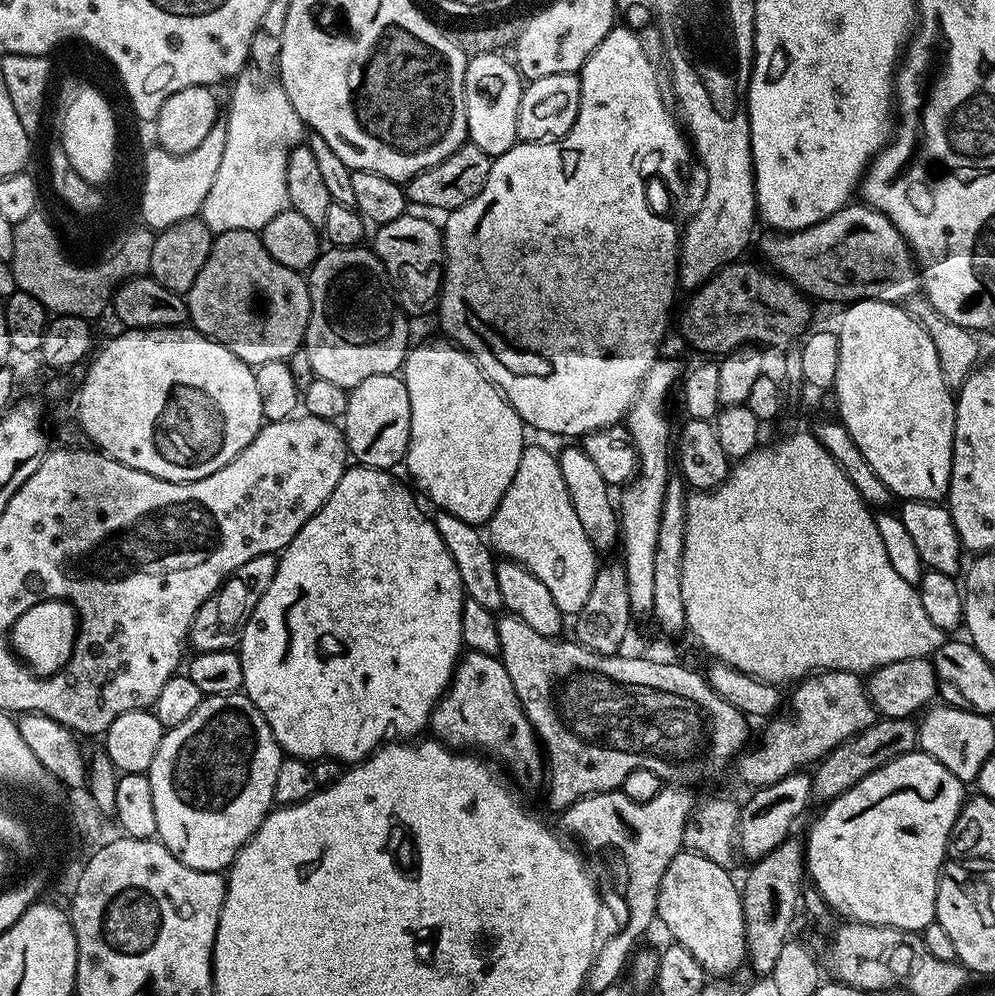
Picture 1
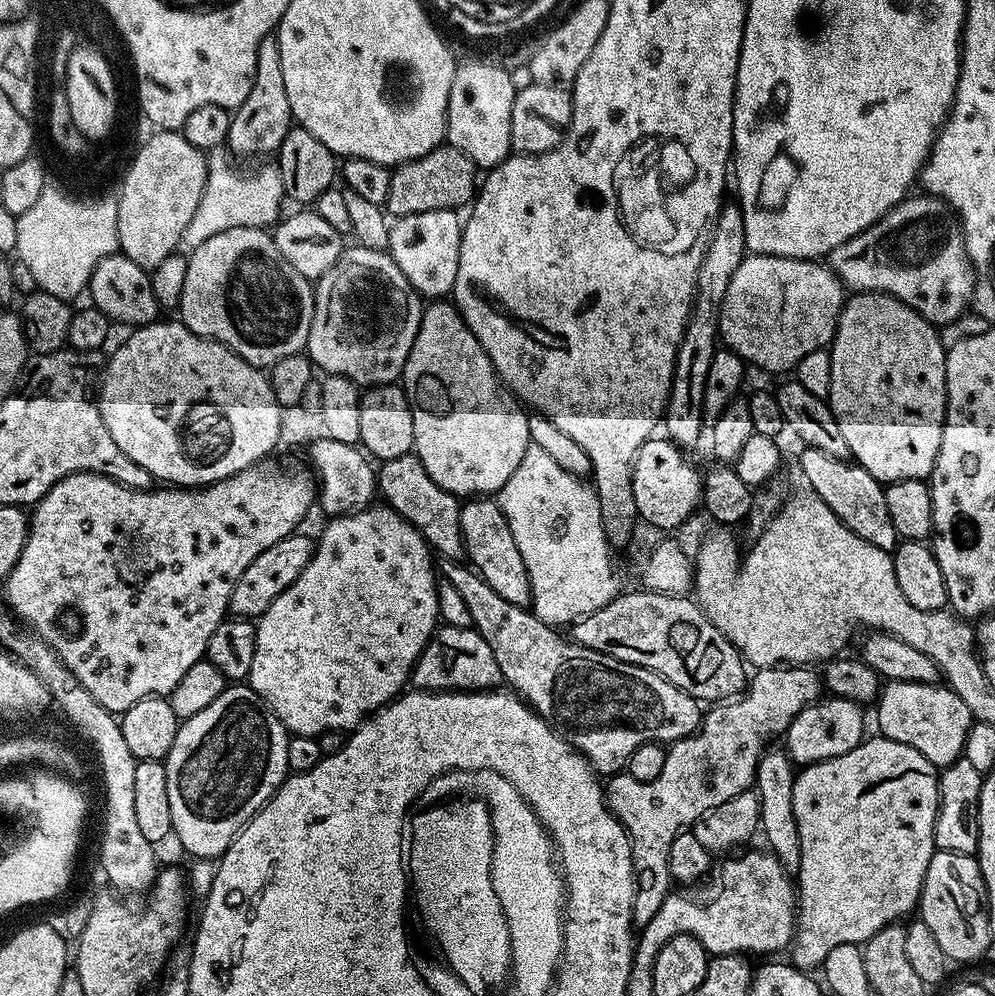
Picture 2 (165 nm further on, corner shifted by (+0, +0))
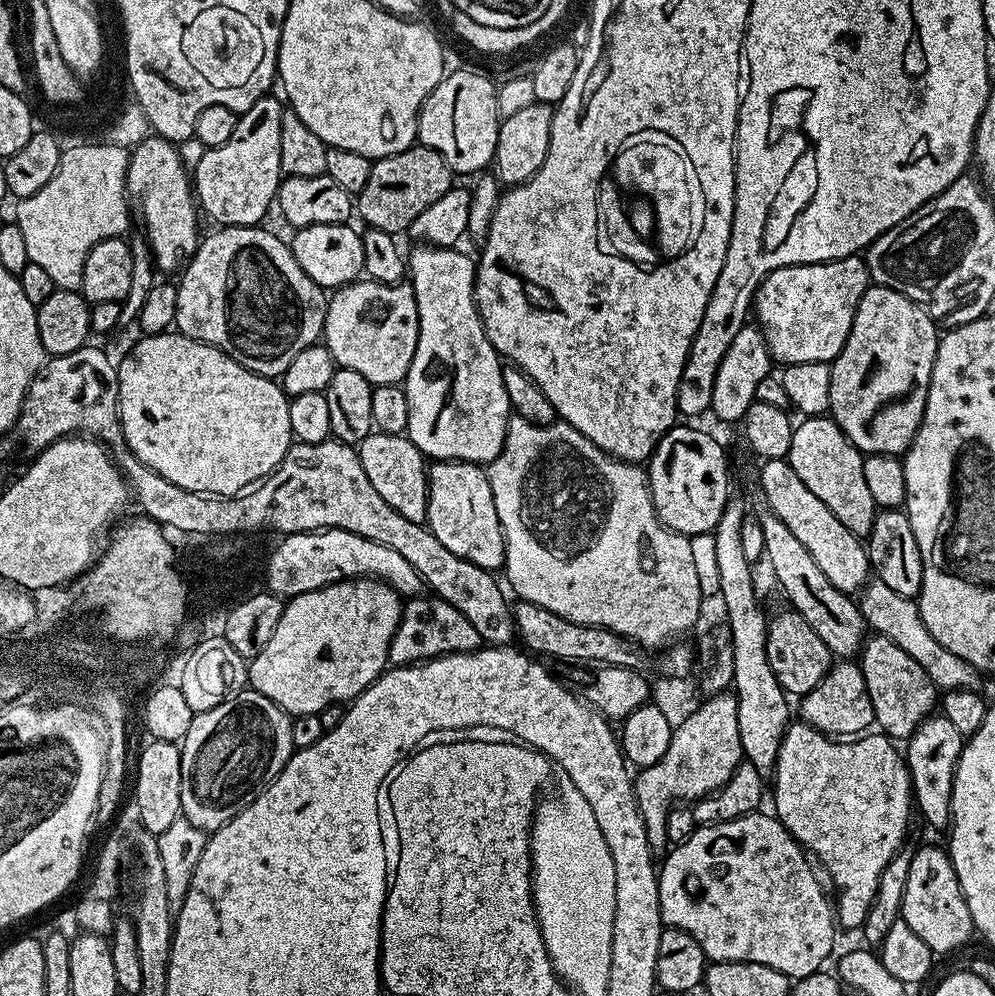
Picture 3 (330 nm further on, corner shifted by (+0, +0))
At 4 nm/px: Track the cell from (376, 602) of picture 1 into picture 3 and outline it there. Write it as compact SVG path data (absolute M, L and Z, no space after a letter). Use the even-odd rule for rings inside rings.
M371 578L343 580L291 597L270 642L248 665L251 691L270 698L292 716L355 700L389 667L388 651L401 611L400 593Z

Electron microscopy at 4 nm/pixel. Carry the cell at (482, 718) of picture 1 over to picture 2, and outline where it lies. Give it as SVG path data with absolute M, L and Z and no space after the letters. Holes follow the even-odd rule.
M440 626L432 633L431 640L416 660L416 665L412 667L410 684L413 689L425 692L486 692L495 689L501 680L498 662L494 659L494 650L490 650L490 642L486 642L482 634L478 634L471 626L467 628Z

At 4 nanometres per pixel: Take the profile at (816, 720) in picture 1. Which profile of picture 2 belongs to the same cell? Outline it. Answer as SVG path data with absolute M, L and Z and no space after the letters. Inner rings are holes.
M773 666L755 669L742 695L727 702L717 703L703 713L698 731L675 741L667 749L666 766L662 766L662 774L650 782L642 782L627 774L616 774L606 784L606 803L620 824L628 832L632 843L632 871L636 873L636 893L632 903L632 923L643 926L658 914L662 902L668 897L674 881L670 874L670 842L679 832L691 829L692 825L706 815L714 806L722 806L722 802L730 802L734 794L742 794L753 787L756 778L756 767L766 751L764 739L787 733L790 722L807 704L821 699L822 680L812 673L808 666Z

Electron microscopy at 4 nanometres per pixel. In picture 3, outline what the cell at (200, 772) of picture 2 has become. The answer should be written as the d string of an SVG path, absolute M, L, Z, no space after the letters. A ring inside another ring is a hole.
M251 690L236 693L214 710L195 713L180 744L183 816L211 834L254 803L293 754L291 725L289 713Z

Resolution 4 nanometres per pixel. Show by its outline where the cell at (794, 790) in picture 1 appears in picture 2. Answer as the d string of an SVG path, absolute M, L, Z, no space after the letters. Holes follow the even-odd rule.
M834 695L807 704L796 715L794 722L790 722L786 733L786 739L788 739L786 751L793 765L817 764L823 760L838 758L857 748L866 736L864 733L864 712L865 709L853 700Z

